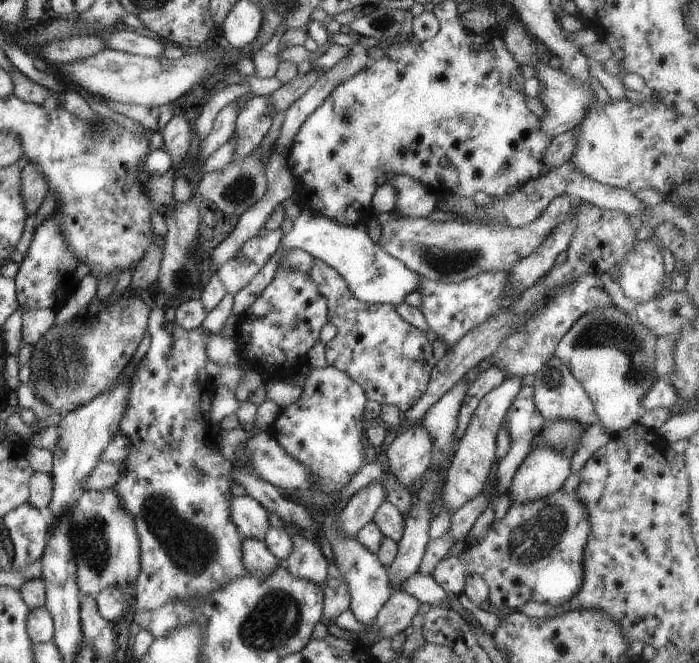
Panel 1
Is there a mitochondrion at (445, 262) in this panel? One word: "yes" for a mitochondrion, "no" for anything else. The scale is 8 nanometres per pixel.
yes

